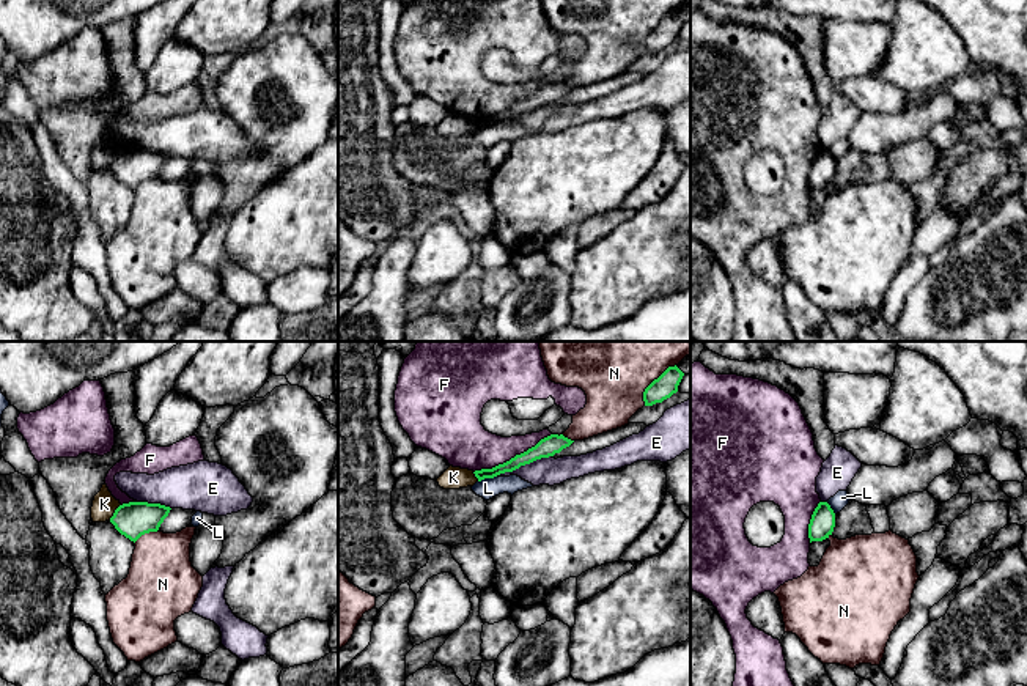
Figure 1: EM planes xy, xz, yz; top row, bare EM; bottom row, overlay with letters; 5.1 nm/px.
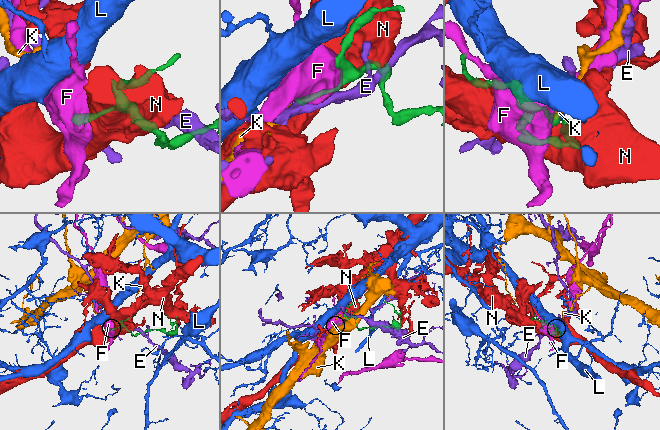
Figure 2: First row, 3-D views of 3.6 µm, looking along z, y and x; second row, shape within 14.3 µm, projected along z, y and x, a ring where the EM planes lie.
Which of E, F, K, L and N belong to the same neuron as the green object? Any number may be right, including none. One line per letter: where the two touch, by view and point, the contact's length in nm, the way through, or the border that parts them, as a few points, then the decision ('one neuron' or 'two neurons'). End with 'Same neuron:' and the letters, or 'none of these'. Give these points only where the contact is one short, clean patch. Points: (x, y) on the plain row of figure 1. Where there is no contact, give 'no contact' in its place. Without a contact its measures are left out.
E: contact xz (522, 112); length 300 nm; two neurons
F: contact xz (511, 106); length 440 nm; two neurons
K: contact xy (115, 159); length 110 nm; border xy (120, 151), (109, 167); two neurons
L: contact xz (486, 125); length 100 nm; border xz (496, 123), (478, 129); two neurons
N: contact xz (651, 30); length 280 nm; two neurons
Same neuron: none of these

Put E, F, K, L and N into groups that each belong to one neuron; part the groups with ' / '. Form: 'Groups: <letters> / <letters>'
Groups: E / F / K / L / N

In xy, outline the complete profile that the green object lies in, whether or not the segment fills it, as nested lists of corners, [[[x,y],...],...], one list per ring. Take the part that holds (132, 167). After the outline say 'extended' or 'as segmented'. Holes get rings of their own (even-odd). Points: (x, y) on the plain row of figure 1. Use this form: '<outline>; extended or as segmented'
[[[129,149],[115,157],[110,170],[121,183],[135,190],[142,183],[157,179],[170,157],[160,151]]]; as segmented

